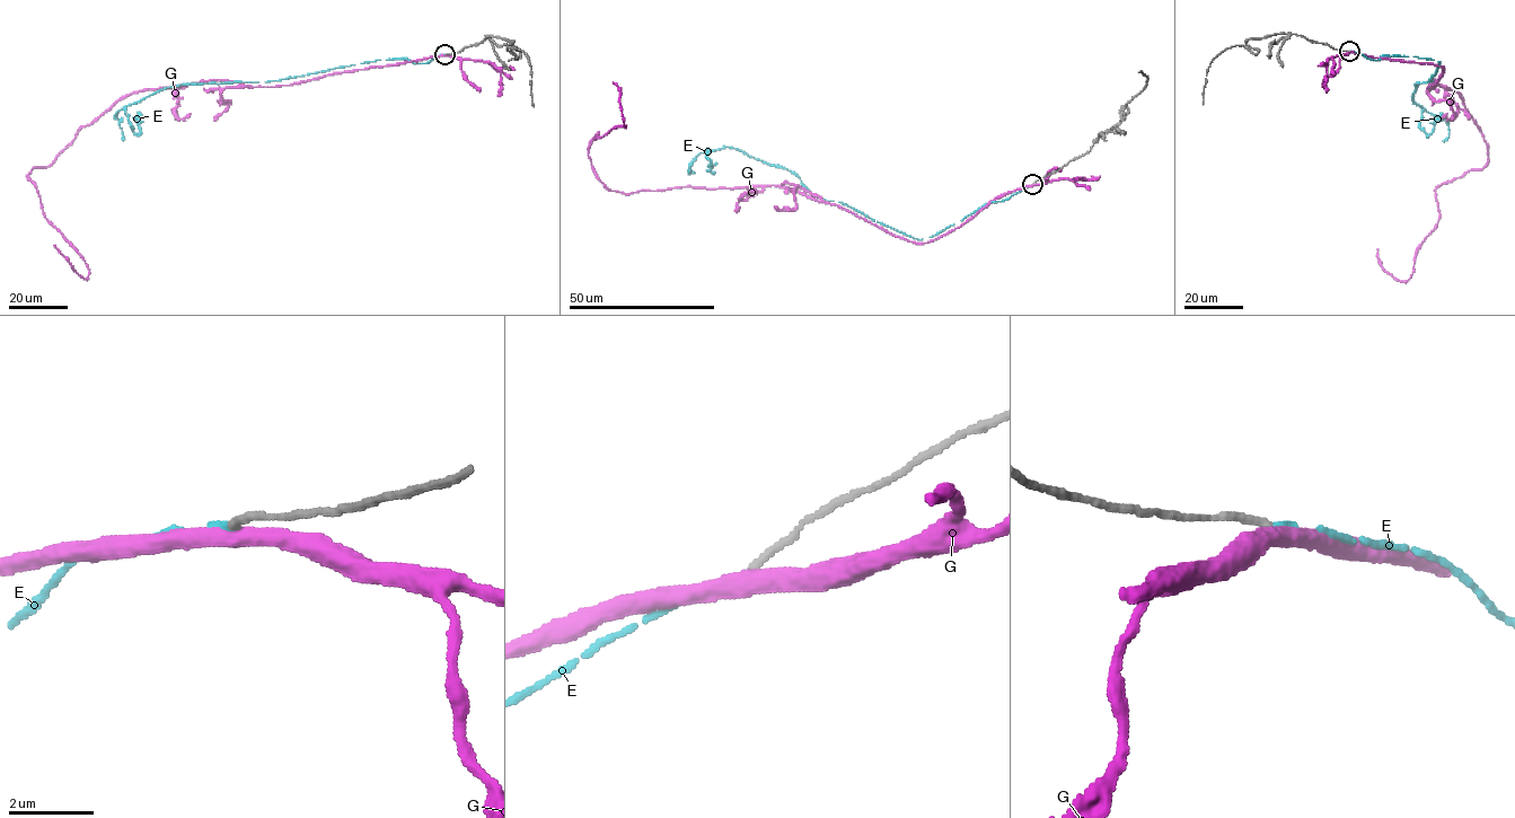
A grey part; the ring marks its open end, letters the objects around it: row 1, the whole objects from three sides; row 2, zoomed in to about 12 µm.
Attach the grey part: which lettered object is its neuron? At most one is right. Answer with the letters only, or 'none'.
E

